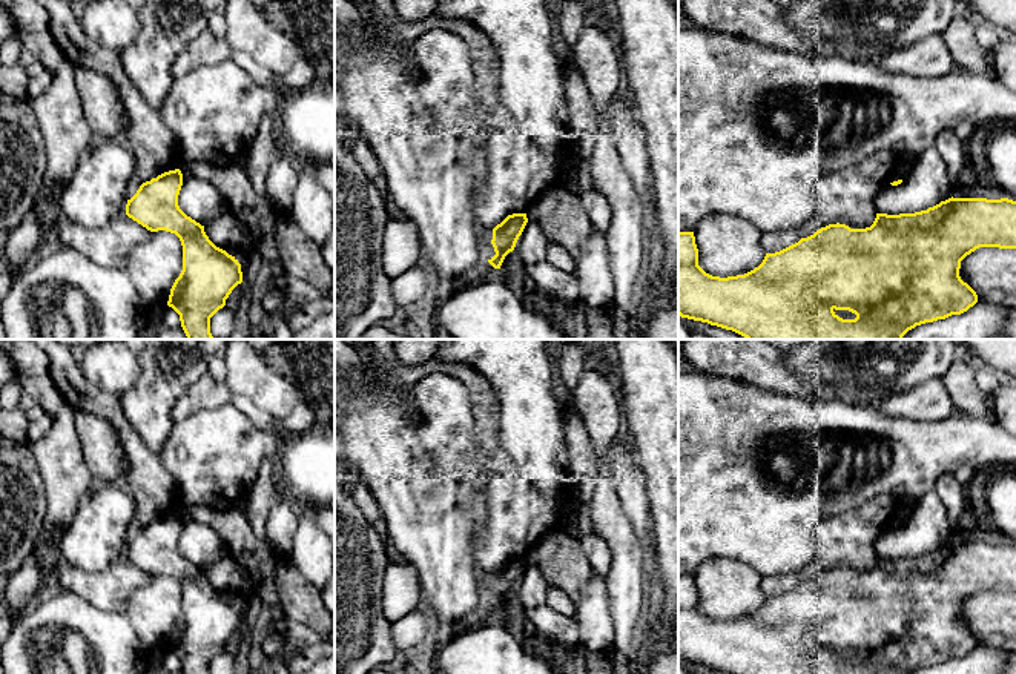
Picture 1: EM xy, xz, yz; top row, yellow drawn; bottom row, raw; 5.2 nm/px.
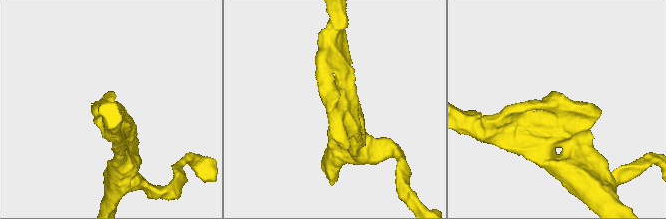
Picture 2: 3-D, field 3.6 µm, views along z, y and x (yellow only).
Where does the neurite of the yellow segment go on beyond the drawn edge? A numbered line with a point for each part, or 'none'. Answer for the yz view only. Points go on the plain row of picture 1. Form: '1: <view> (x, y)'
none

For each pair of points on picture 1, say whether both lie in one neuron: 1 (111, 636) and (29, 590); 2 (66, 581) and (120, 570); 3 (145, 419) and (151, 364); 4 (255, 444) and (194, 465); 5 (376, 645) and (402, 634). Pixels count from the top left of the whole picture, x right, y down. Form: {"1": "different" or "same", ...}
{"1": "different", "2": "same", "3": "same", "4": "same", "5": "different"}

